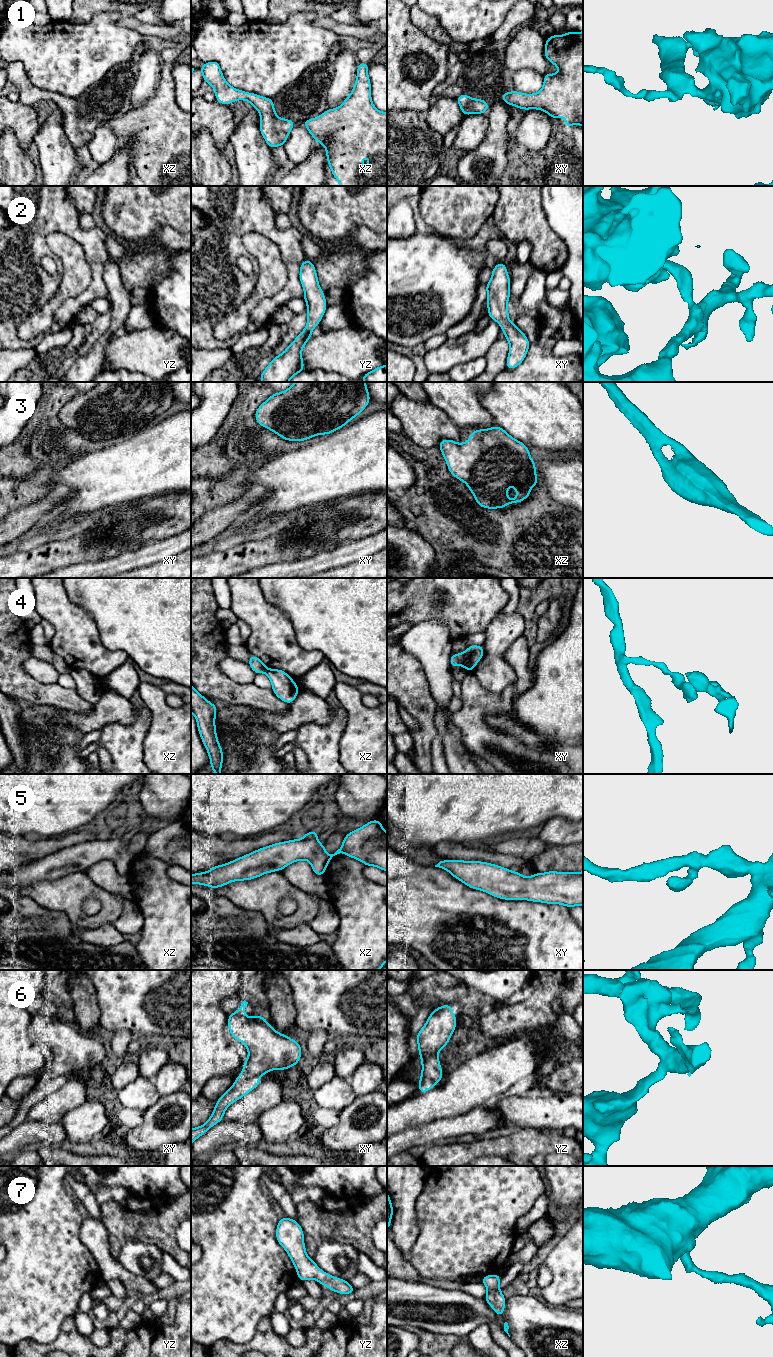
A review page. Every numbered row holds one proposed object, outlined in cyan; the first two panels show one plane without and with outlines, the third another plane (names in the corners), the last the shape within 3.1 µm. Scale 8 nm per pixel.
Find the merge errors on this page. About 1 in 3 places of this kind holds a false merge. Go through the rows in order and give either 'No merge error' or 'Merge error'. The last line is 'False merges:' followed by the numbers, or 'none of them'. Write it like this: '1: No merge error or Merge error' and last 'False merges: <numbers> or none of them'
1: No merge error
2: No merge error
3: No merge error
4: Merge error
5: No merge error
6: No merge error
7: No merge error
False merges: 4

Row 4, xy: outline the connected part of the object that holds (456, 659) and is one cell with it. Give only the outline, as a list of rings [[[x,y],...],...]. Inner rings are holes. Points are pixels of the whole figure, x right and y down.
[[[463,653],[451,654],[451,657],[450,657],[451,668],[462,665],[462,663],[463,663]]]

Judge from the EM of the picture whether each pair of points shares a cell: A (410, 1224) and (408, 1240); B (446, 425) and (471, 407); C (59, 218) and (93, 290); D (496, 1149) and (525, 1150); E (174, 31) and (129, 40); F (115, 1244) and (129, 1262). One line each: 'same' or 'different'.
A: same
B: different
C: same
D: same
E: different
F: different

